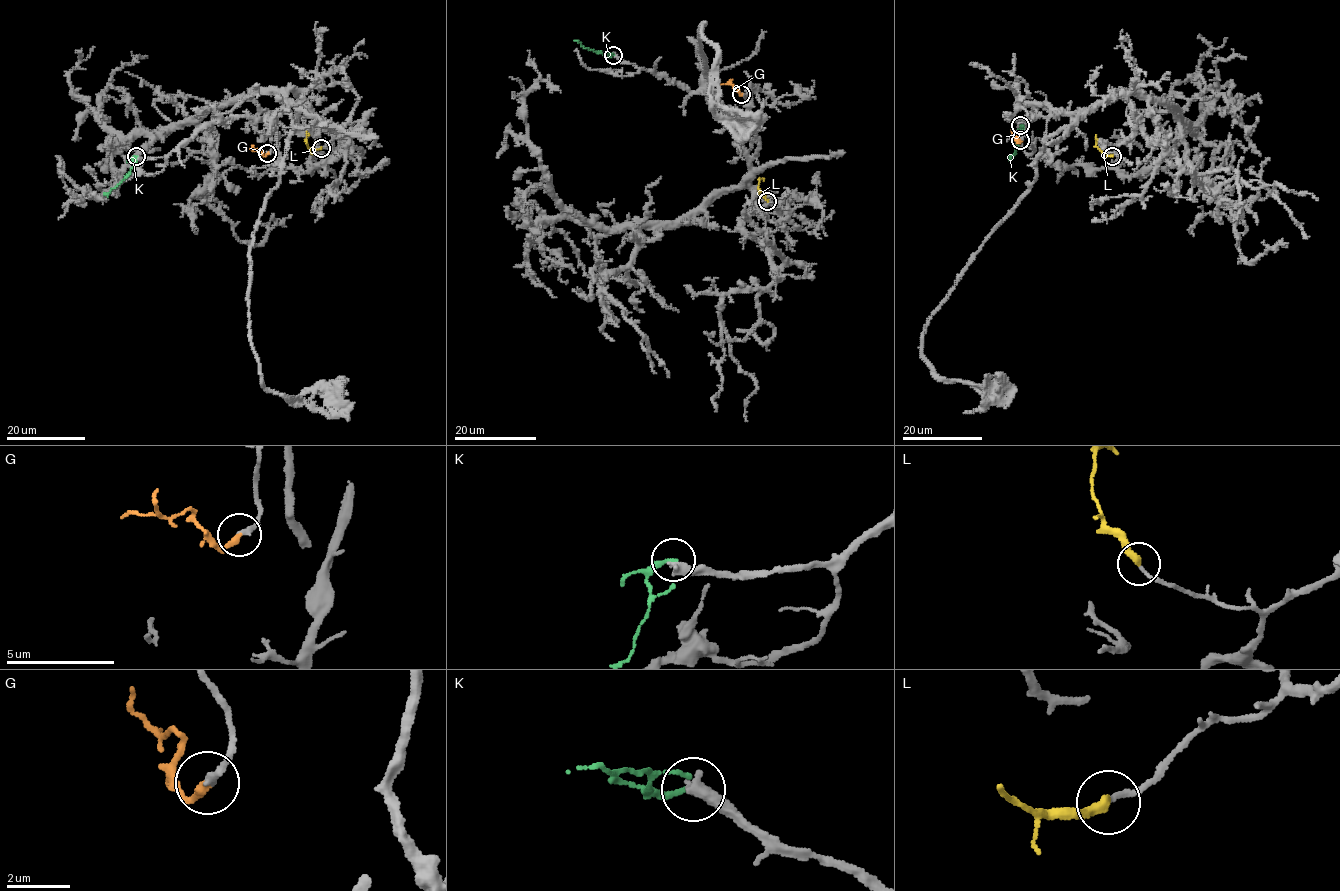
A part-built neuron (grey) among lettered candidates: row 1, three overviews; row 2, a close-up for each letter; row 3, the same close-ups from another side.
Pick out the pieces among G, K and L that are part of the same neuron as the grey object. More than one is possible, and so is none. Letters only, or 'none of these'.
G, L

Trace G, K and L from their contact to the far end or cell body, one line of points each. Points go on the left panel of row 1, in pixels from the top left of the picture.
G: (268, 153), (265, 156), (254, 149), (245, 150)
K: (136, 156), (125, 177), (107, 197)
L: (321, 148), (308, 148), (307, 131)

